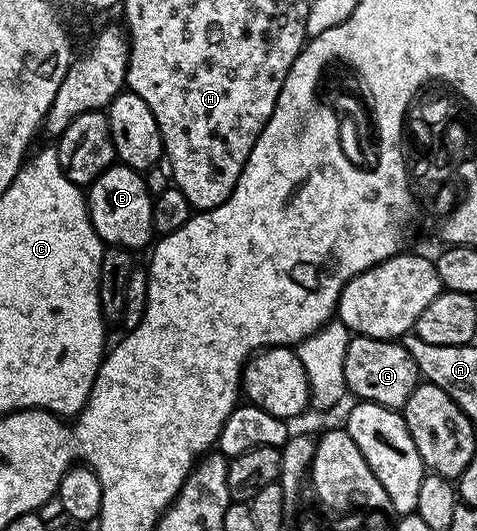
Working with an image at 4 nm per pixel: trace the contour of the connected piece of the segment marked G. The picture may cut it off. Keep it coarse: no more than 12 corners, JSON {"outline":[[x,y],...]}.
{"outline":[[353,336],[347,392],[400,411],[421,381],[399,340]]}

